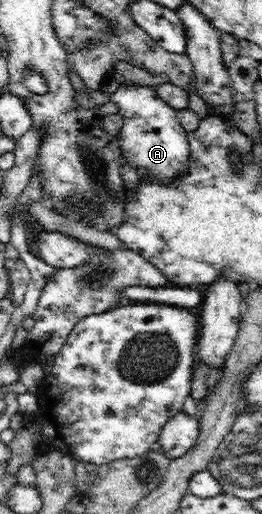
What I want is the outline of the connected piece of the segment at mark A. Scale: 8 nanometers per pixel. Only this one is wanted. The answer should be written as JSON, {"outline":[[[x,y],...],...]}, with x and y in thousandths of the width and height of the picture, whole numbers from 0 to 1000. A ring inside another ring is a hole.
{"outline":[[[515,163],[458,165],[454,173],[424,183],[424,198],[454,208],[447,220],[469,228],[469,249],[454,257],[454,284],[477,319],[523,327],[553,346],[607,346],[615,354],[653,354],[676,339],[706,339],[721,329],[725,276],[698,243],[683,237],[672,214],[653,210],[595,183],[595,171],[576,167],[519,167]]]}

